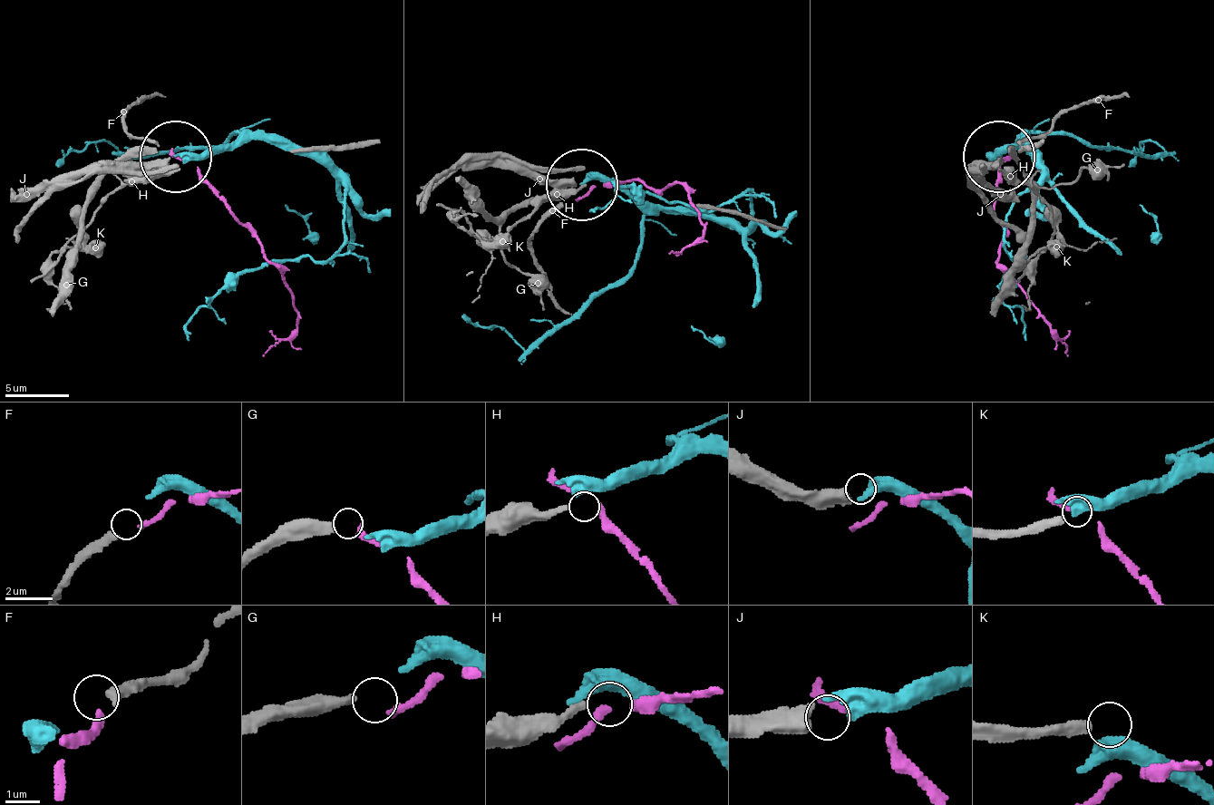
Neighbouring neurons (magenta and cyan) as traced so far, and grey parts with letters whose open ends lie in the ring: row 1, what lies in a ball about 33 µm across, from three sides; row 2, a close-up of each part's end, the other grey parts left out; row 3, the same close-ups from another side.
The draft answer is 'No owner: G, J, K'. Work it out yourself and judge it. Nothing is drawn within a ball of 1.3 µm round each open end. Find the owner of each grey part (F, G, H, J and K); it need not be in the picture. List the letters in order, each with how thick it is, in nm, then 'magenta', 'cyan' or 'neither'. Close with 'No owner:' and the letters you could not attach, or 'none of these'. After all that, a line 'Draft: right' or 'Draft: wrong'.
F: 340 nm | magenta
G: 400 nm | neither
H: 200 nm | neither
J: 550 nm | cyan
K: 360 nm | neither
No owner: G, H, K
Draft: wrong

